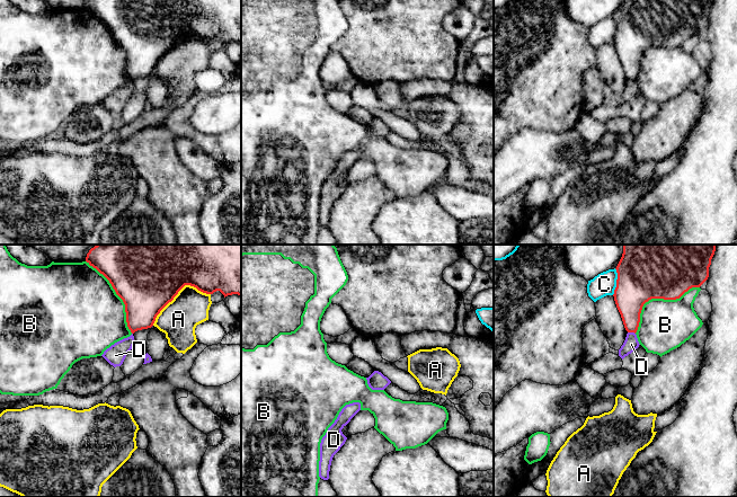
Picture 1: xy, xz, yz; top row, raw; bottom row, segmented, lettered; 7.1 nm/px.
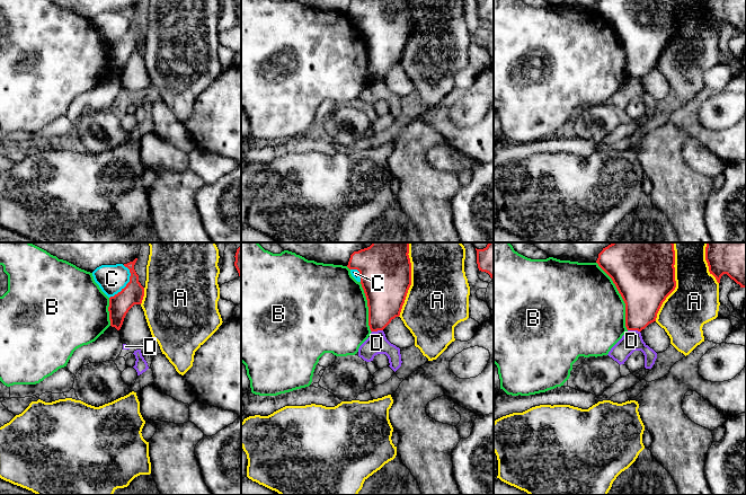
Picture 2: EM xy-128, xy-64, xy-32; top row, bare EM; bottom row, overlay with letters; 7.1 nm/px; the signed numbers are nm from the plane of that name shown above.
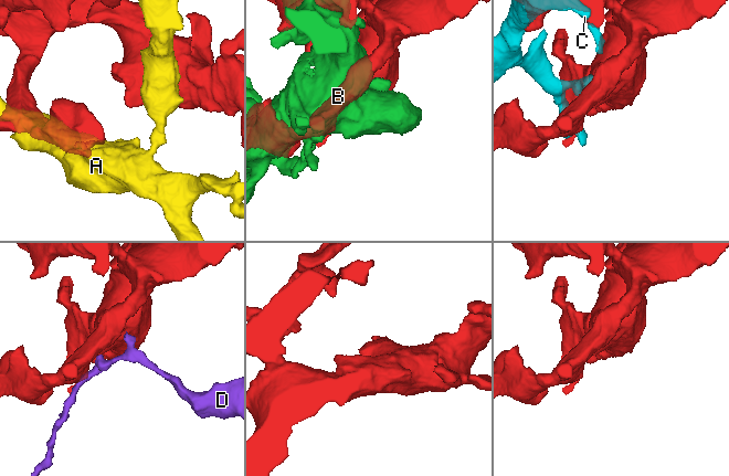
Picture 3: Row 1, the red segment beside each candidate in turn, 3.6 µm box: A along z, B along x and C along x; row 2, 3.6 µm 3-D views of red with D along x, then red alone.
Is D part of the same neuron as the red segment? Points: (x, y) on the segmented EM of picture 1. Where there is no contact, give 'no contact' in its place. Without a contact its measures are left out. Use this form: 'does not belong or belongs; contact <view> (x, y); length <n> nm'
does not belong; contact yz (631, 331); length 60 nm

